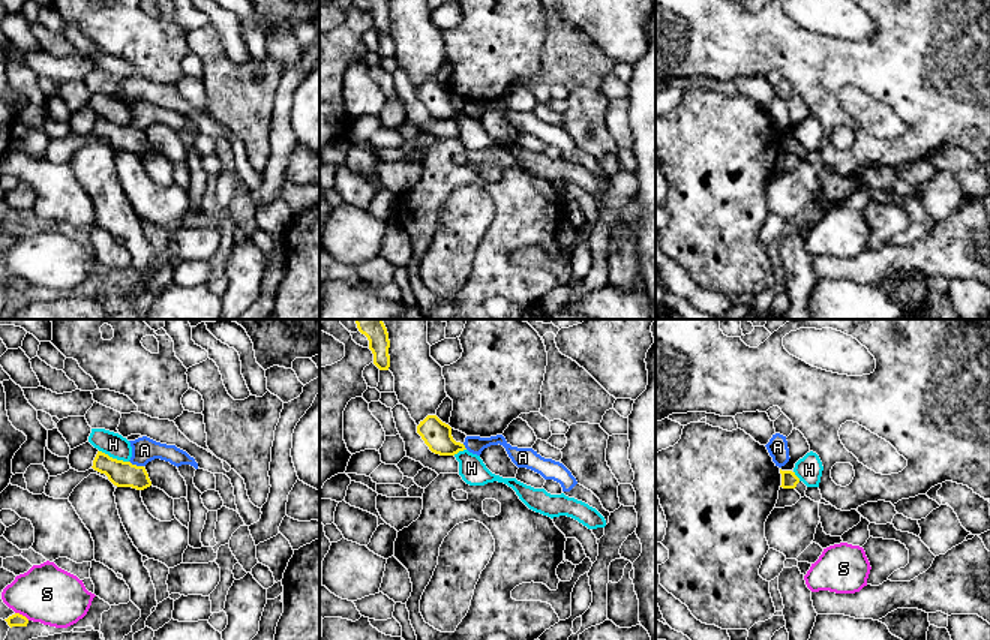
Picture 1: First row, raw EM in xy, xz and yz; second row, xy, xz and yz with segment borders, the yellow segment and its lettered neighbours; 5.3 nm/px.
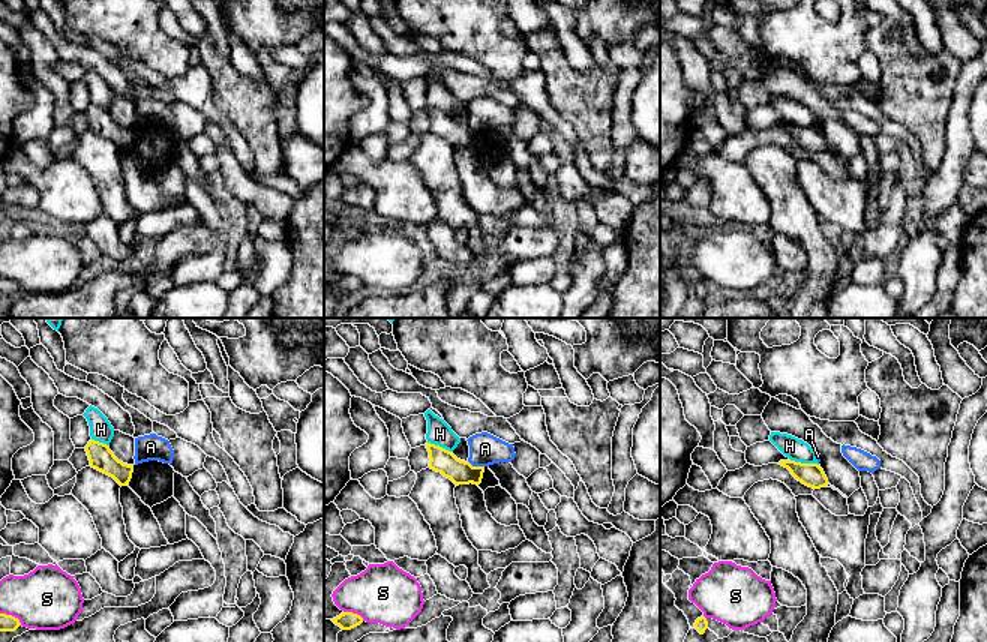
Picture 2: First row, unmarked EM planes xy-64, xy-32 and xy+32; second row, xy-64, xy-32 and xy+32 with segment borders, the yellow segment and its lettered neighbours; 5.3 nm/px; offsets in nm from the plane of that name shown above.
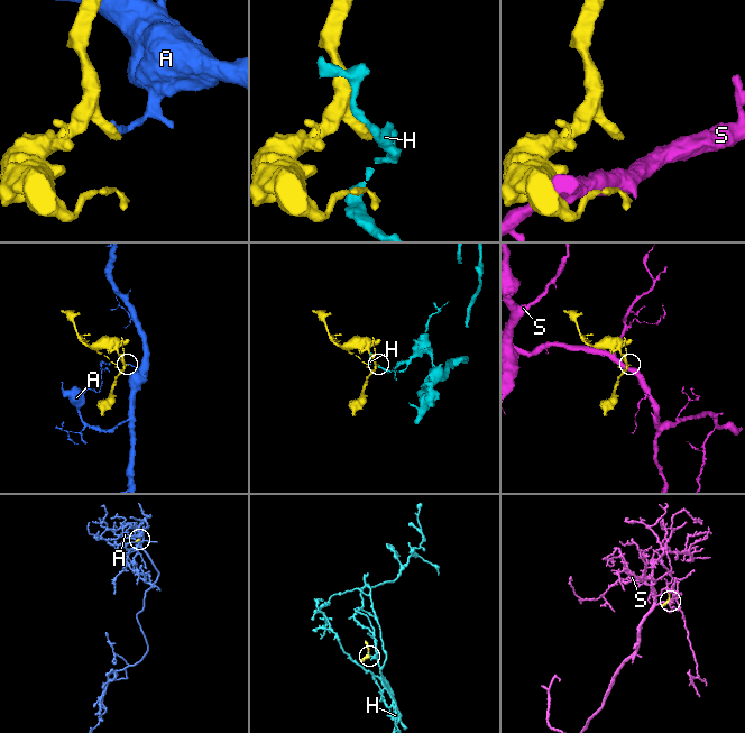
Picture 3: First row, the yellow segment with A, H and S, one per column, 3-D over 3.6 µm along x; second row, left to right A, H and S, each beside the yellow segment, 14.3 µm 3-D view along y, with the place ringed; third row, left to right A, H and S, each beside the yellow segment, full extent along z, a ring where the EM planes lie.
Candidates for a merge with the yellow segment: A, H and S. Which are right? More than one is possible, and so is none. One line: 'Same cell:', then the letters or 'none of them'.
Same cell: none of them

